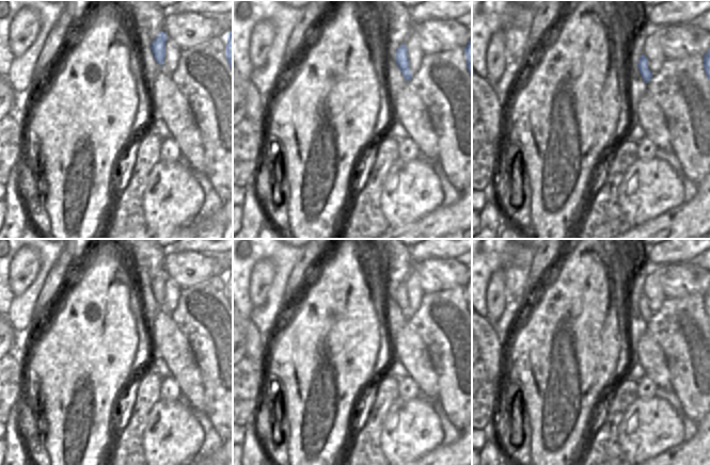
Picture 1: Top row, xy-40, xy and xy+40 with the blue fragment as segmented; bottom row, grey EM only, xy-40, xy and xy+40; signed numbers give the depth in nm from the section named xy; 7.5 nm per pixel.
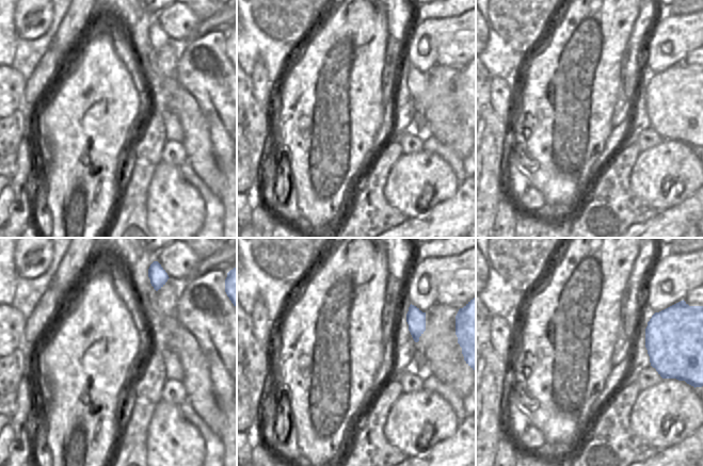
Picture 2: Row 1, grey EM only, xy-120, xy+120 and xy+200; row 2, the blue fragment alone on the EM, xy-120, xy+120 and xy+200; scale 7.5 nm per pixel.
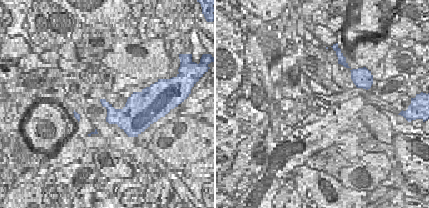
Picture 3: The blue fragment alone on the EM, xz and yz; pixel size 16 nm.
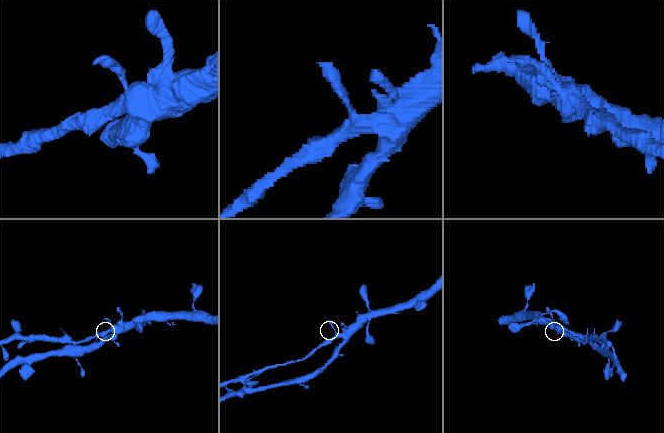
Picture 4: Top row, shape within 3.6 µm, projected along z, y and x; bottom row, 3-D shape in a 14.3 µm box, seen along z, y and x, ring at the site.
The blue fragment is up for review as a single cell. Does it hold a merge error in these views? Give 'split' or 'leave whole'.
leave whole

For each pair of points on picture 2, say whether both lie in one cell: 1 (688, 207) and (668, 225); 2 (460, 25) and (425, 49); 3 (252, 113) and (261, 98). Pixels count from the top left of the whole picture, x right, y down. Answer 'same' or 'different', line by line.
1: same
2: same
3: different

